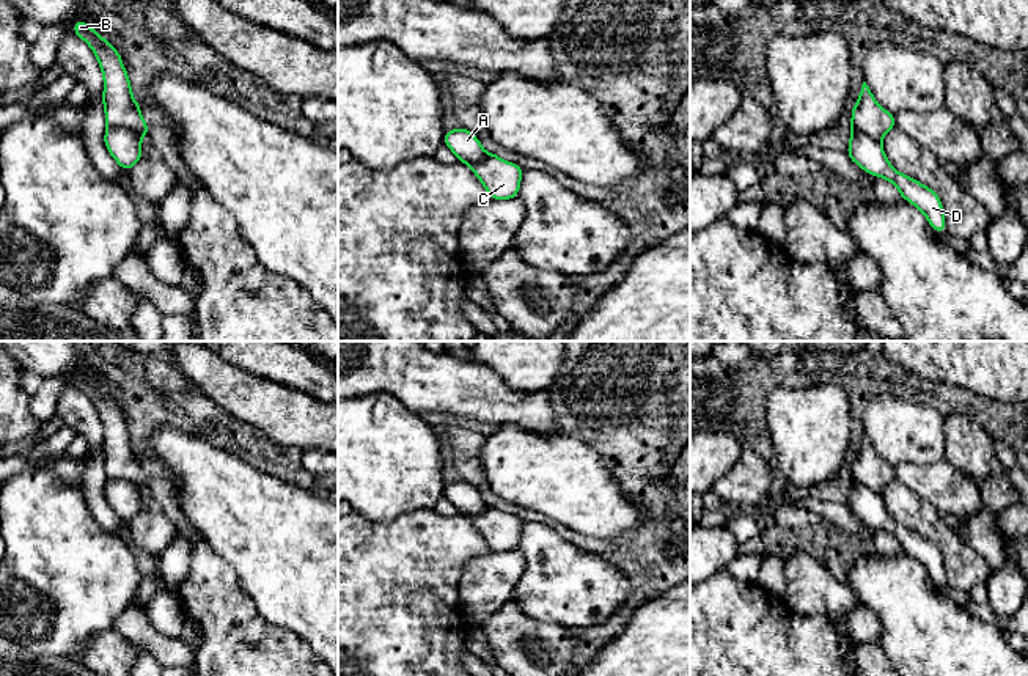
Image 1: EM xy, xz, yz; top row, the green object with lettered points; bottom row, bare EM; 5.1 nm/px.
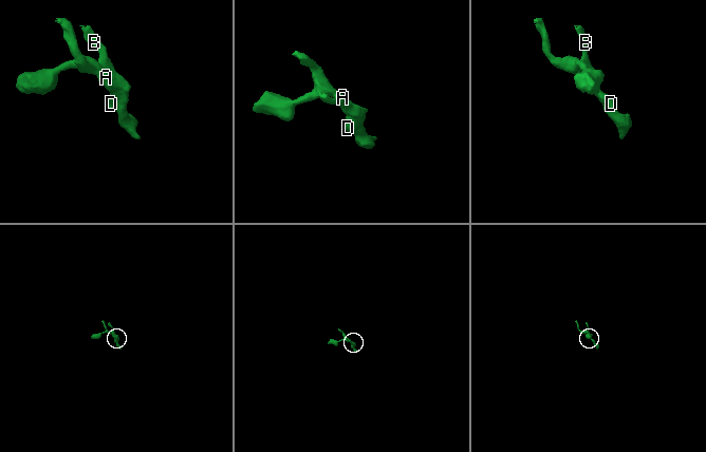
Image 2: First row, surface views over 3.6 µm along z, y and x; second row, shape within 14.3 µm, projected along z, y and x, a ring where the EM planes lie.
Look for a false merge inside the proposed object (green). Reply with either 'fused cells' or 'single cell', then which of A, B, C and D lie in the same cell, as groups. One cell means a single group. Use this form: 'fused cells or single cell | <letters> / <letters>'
fused cells | A D / B C

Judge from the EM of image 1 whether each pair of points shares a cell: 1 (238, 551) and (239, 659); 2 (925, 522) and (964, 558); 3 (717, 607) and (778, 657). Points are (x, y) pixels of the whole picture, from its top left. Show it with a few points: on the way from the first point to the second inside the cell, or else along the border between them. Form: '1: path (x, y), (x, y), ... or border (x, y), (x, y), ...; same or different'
1: border (212, 551), (233, 568), (238, 585), (258, 609); different
2: path (934, 529), (954, 549); same
3: path (733, 617), (763, 646); same

